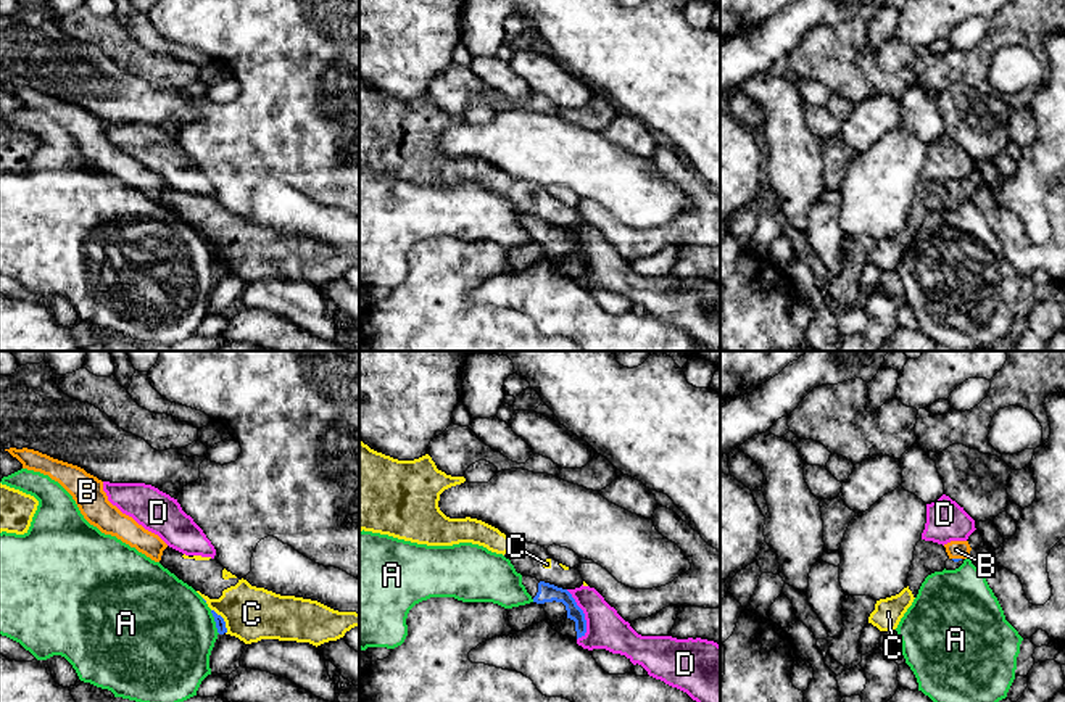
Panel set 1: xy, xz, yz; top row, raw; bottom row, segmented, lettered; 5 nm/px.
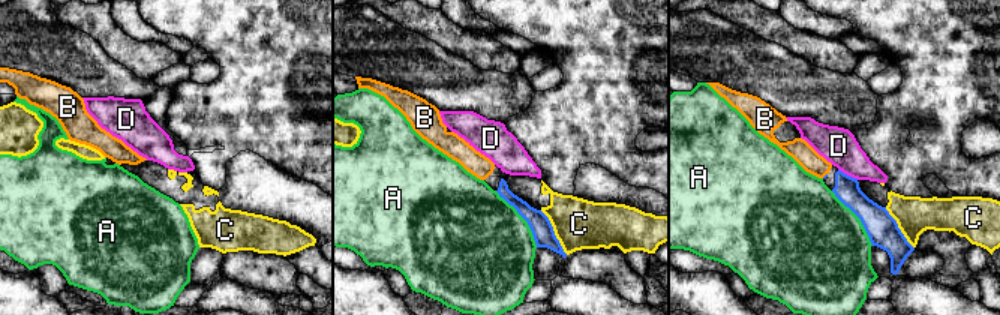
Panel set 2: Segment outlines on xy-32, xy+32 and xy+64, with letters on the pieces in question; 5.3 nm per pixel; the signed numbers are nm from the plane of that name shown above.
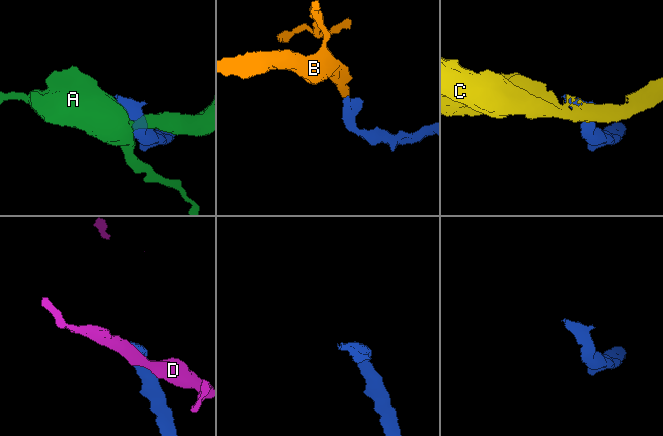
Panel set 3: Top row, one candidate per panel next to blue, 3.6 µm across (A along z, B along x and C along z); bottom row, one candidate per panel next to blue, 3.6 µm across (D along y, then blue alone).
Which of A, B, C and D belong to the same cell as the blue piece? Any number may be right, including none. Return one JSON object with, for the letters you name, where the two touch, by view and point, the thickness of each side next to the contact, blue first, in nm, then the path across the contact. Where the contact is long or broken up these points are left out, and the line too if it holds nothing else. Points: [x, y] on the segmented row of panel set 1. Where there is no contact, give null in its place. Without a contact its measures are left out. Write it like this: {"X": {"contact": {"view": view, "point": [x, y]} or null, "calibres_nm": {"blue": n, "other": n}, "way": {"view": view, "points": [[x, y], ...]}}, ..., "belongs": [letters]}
{"B": {"contact": {"view": "yz", "point": [957, 559]}, "calibres_nm": {"blue": 20, "other": 100}, "way": {"view": "yz", "points": [[953, 559], [957, 559], [956, 549]]}}, "belongs": ["B"]}

